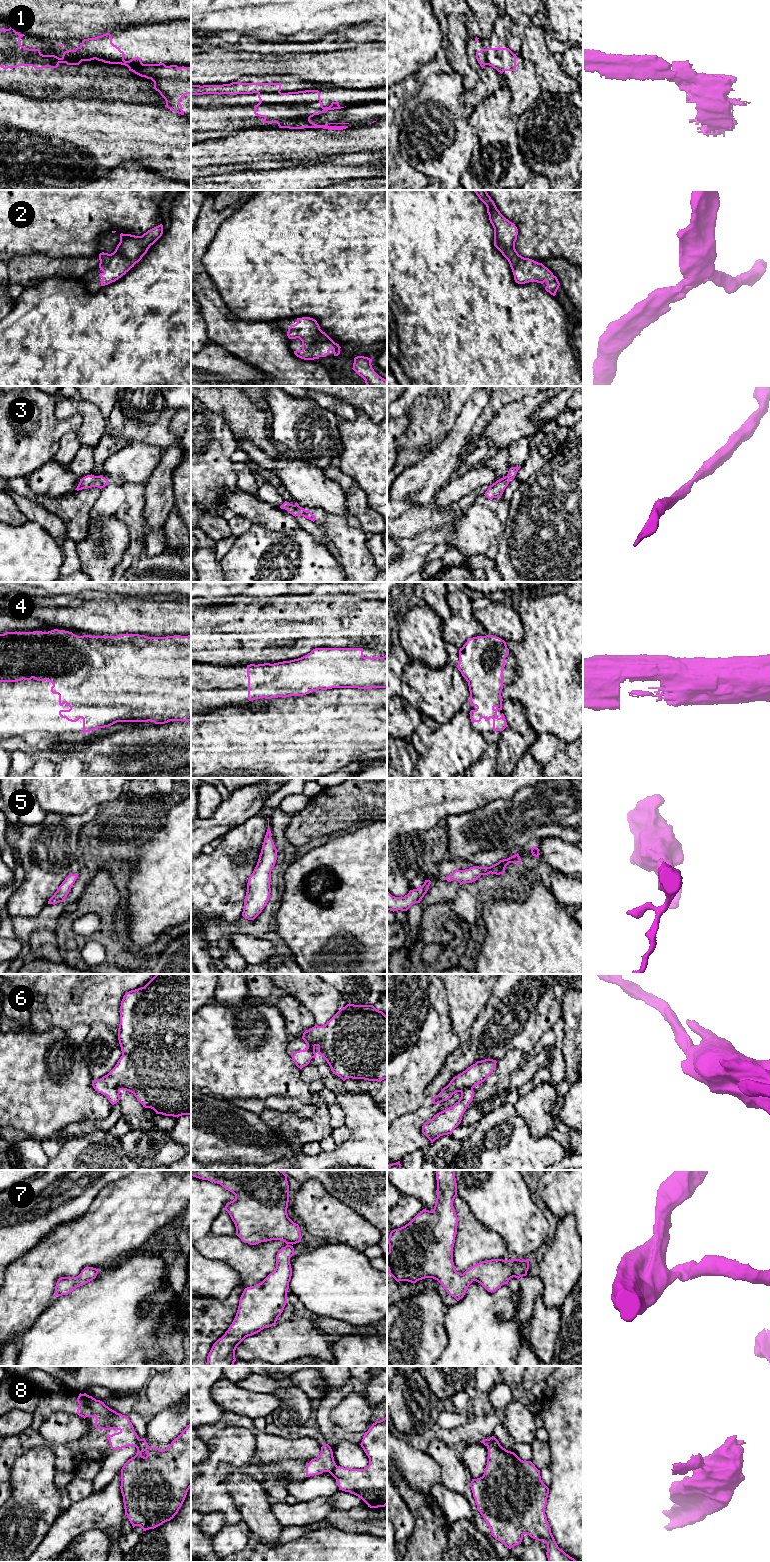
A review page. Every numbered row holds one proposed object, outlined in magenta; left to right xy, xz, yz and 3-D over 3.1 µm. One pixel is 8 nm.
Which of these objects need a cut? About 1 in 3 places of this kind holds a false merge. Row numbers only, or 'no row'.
1, 8

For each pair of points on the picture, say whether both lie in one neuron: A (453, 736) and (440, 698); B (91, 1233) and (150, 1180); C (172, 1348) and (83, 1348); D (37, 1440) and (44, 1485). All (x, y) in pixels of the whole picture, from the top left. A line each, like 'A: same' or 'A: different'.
A: different
B: same
C: different
D: different

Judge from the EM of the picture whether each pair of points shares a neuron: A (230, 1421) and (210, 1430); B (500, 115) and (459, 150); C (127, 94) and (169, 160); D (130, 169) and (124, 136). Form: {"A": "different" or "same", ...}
{"A": "same", "B": "different", "C": "different", "D": "different"}

